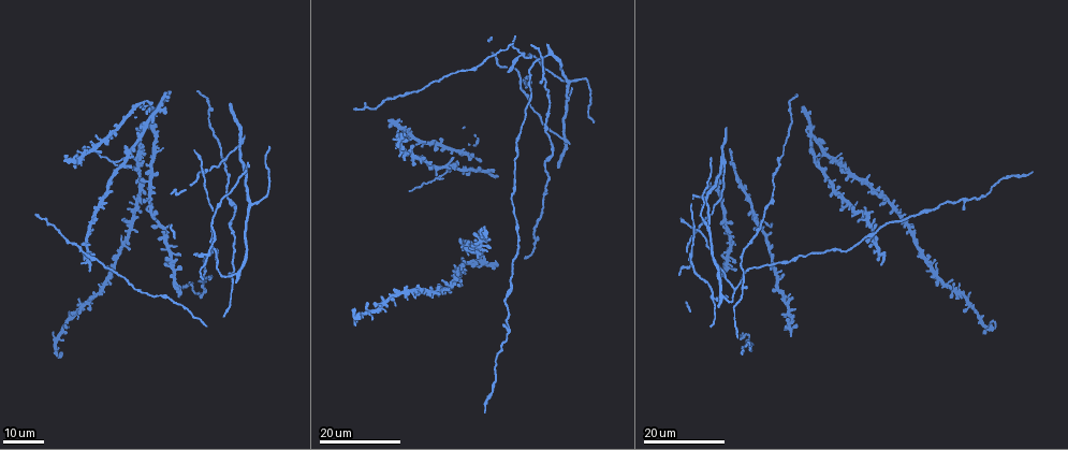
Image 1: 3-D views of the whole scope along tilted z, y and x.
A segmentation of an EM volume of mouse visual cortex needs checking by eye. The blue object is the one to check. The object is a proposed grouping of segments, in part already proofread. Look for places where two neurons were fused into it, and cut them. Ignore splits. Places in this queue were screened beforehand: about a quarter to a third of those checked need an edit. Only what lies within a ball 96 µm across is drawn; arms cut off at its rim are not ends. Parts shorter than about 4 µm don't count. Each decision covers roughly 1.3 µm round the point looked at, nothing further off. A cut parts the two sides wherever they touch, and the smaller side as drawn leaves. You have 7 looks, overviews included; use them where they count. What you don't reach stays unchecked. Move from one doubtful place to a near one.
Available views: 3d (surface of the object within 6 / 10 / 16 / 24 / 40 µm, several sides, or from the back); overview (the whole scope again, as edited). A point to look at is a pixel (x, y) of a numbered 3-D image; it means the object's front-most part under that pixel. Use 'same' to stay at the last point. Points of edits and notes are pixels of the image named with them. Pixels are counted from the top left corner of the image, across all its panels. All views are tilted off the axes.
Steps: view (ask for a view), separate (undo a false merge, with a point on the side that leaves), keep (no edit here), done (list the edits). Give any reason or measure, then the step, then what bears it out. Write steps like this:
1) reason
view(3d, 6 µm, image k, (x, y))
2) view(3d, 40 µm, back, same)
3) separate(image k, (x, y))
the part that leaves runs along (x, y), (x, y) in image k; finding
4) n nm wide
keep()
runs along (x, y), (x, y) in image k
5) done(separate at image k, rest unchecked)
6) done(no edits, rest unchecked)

four-way junction
view(3d, 16 µm, image 1, (241, 140))

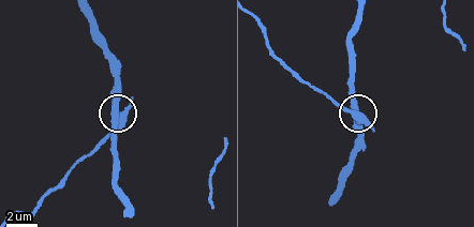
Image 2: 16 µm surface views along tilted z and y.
view(3d, 6 µm, same)

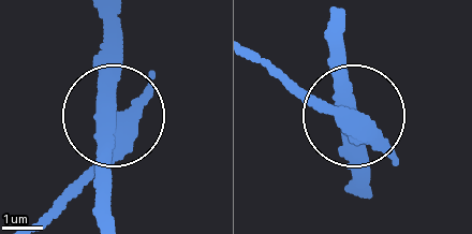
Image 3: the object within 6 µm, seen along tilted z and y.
side arm 13 µm
keep()
runs along (336, 23), (368, 183) in image 3; continuous, no second neuron

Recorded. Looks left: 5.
side arm on a straight run
view(3d, 16 µm, image 1, (219, 260))

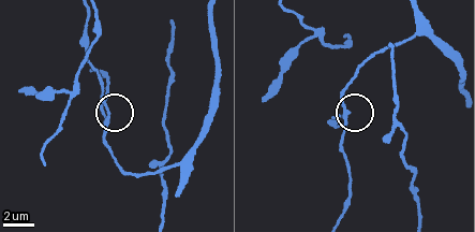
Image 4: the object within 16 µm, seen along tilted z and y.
view(3d, 10 µm, image 4, (107, 123))

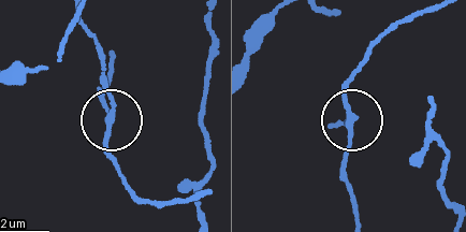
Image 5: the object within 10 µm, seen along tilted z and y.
3 arms
keep()
runs along (111, 57), (102, 99), (108, 119), (103, 57) in image 5; continuous, no second neuron

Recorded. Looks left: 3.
a fork
view(3d, 24 µm, image 1, (875, 243))

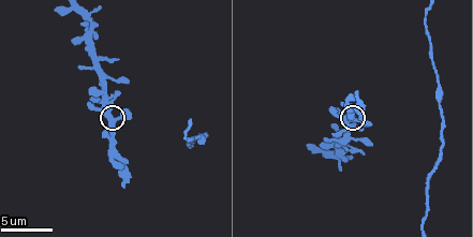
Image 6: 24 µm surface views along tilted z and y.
view(3d, 10 µm, image 6, (113, 120))

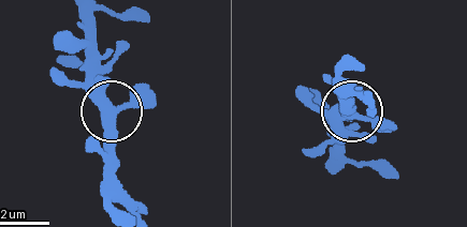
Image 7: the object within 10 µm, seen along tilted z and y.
3 arms
keep()
one neuron here

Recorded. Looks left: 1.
done(no edits, rest unchecked)

